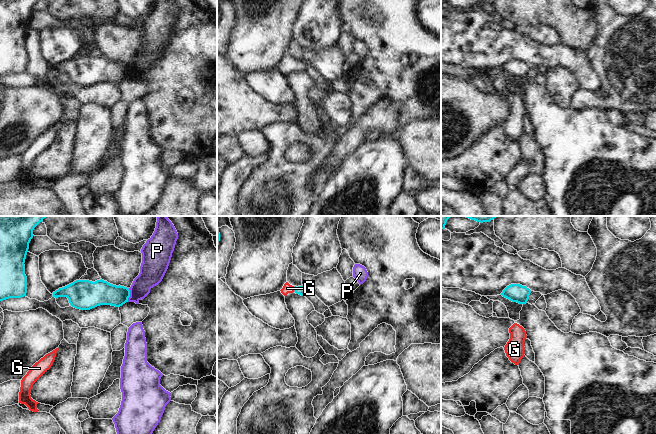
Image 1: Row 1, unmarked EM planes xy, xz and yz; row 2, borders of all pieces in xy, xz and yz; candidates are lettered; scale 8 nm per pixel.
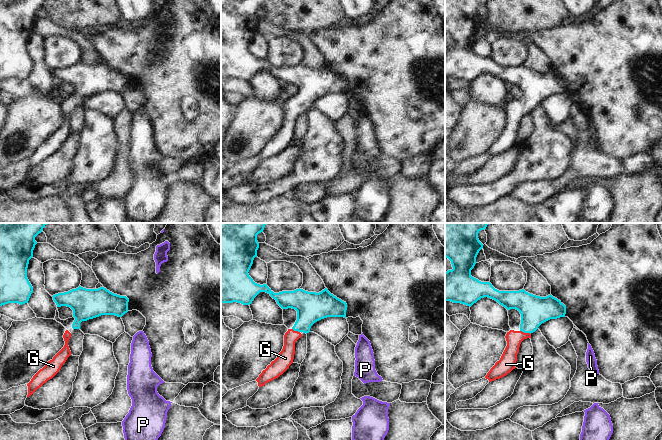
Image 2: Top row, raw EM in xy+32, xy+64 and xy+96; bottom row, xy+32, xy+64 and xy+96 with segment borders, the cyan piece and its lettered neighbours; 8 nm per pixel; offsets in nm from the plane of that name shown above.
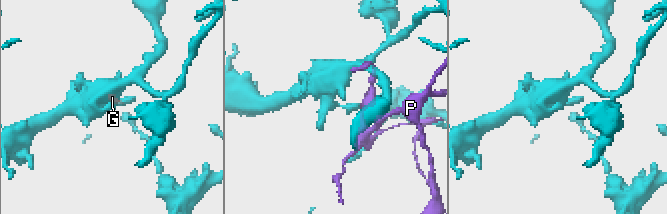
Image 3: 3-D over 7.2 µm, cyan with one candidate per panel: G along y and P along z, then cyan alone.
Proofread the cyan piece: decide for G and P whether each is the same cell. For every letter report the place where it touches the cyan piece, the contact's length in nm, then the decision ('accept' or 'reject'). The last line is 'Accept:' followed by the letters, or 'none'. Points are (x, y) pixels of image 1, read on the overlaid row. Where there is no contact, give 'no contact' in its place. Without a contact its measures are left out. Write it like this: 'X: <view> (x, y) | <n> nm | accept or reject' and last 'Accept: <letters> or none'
G: xz (294, 289) | 50 nm | accept
P: xy (129, 295) | 110 nm | reject
Accept: G

